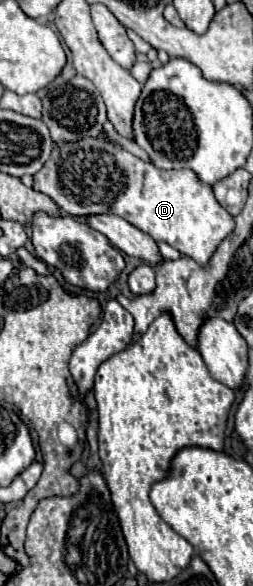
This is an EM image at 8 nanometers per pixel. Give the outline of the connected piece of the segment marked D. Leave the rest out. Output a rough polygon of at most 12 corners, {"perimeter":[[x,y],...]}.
{"perimeter":[[99,135],[55,145],[35,191],[119,215],[205,265],[235,221],[195,171]]}

